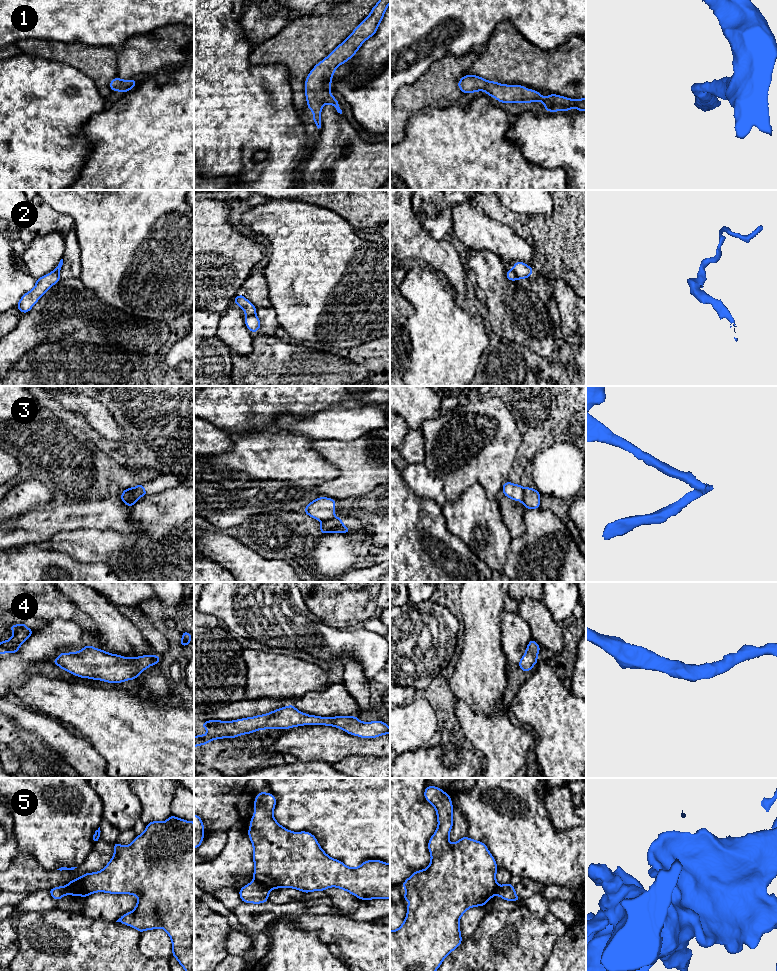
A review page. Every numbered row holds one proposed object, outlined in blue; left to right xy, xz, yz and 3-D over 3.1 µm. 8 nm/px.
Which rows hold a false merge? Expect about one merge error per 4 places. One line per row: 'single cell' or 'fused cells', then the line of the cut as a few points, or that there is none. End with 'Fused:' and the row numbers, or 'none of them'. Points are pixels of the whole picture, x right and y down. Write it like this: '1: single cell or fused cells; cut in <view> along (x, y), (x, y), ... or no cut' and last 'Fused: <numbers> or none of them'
1: single cell; no cut
2: fused cells; cut in xz along (255, 313), (246, 316)
3: fused cells; cut in yz along (524, 488), (524, 497), (521, 501)
4: single cell; no cut
5: fused cells; cut in xz along (254, 879), (271, 888)
Fused: 2, 3, 5

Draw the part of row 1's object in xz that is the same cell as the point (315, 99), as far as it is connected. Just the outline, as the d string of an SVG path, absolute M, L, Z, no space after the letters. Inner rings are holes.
M379 0L369 16L307 75L305 81L307 107L313 112L313 122L318 129L321 128L321 111L324 104L332 104L337 112L342 114L338 99L335 99L330 91L335 70L352 58L361 45L377 32L389 4L390 0Z

